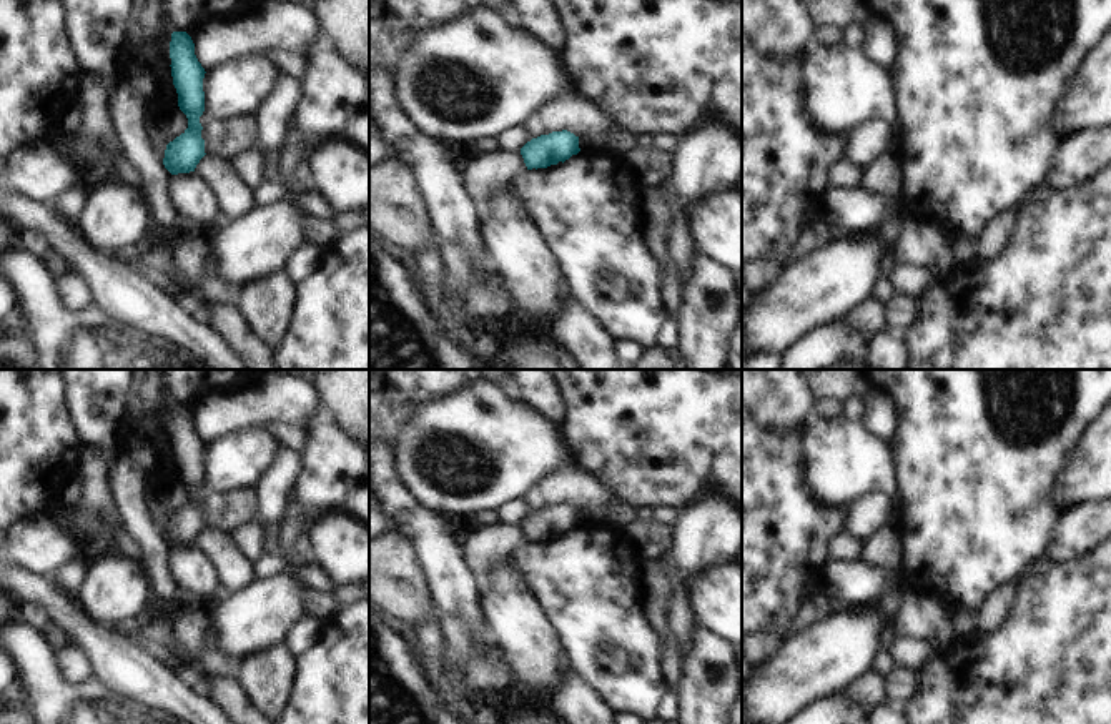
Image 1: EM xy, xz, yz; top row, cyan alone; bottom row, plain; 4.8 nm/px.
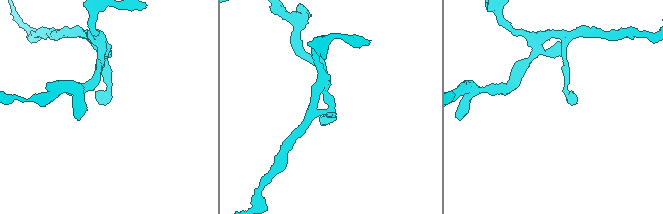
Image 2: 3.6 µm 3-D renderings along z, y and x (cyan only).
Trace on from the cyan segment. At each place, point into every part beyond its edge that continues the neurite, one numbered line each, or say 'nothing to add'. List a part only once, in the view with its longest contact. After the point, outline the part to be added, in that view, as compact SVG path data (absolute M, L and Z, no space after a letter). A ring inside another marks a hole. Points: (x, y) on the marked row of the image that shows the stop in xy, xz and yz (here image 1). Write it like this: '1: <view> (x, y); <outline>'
nothing to add

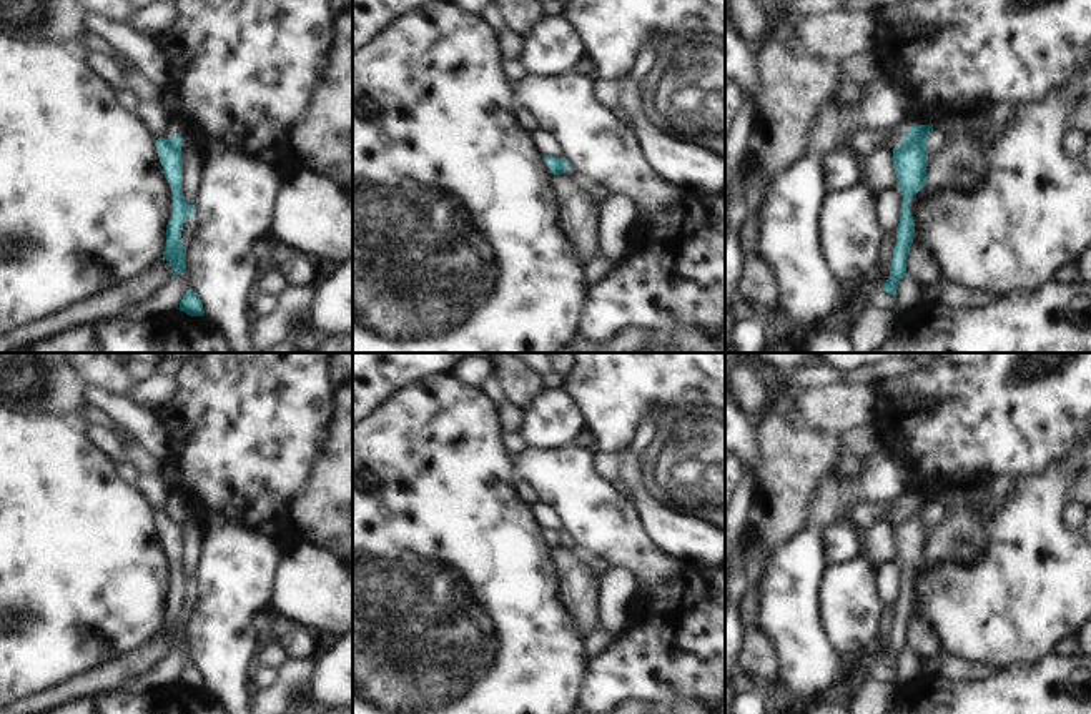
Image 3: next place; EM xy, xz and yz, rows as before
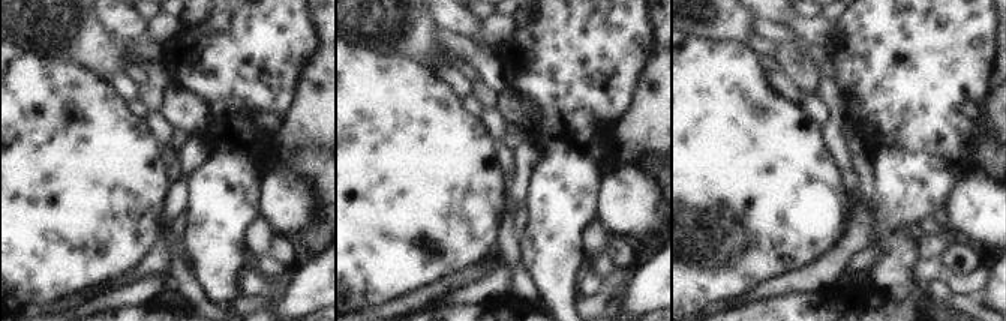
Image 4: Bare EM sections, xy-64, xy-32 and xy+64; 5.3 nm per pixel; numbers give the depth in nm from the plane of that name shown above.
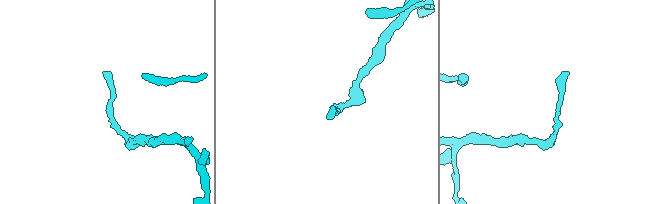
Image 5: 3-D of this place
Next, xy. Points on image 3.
nothing to add

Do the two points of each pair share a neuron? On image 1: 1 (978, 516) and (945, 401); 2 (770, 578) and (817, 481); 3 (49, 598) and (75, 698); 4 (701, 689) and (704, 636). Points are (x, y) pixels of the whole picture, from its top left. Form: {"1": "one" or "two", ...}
{"1": "one", "2": "two", "3": "two", "4": "one"}

